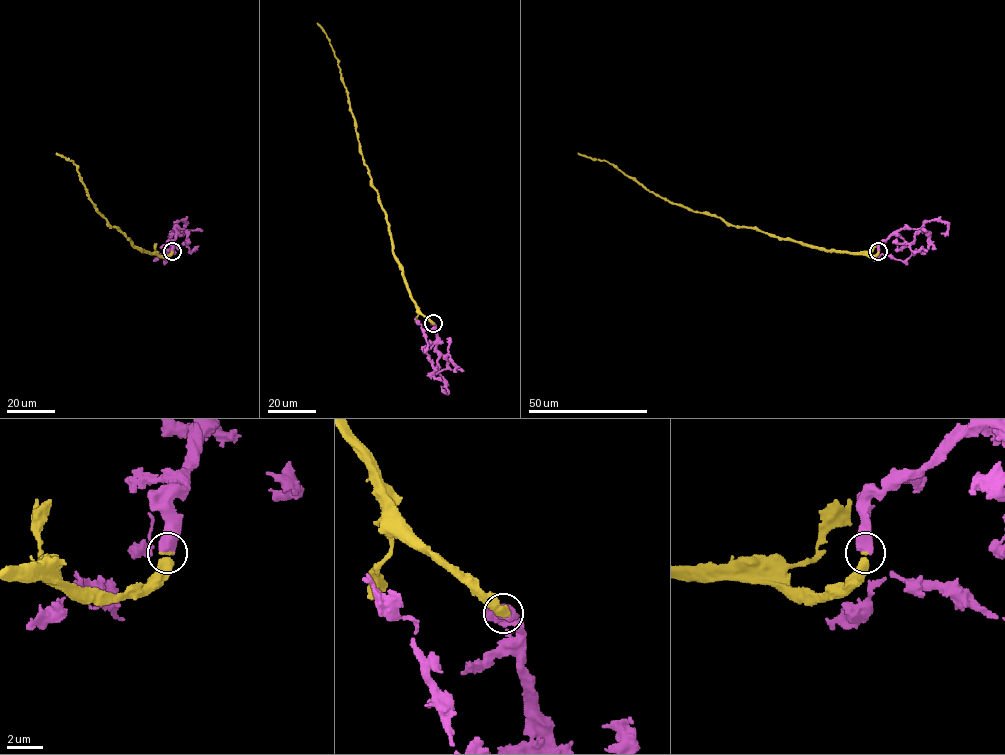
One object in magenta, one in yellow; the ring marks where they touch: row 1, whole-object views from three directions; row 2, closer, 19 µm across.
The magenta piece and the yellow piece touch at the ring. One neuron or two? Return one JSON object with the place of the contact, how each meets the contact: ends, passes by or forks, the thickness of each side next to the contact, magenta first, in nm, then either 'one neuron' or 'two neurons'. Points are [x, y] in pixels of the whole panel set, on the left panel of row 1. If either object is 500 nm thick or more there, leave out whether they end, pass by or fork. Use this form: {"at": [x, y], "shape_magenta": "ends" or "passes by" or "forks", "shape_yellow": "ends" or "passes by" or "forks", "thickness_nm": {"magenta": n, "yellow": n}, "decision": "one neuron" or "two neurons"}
{"at": [172, 251], "thickness_nm": {"magenta": 700, "yellow": 480}, "decision": "one neuron"}

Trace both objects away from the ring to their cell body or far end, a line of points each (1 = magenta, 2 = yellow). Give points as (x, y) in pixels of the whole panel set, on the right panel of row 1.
1: (878, 250), (880, 244), (904, 227), (929, 234), (925, 251), (917, 251), (904, 261), (882, 254), (873, 259)
2: (878, 251), (868, 256), (821, 249), (735, 226), (718, 216), (669, 203), (605, 161), (577, 153)

